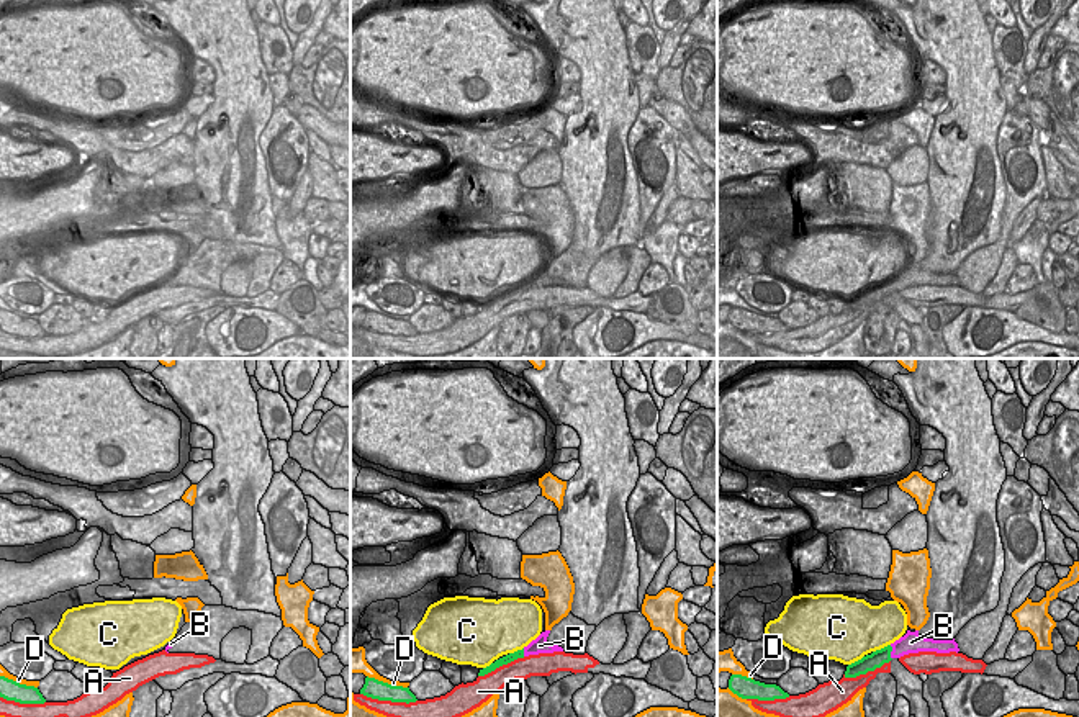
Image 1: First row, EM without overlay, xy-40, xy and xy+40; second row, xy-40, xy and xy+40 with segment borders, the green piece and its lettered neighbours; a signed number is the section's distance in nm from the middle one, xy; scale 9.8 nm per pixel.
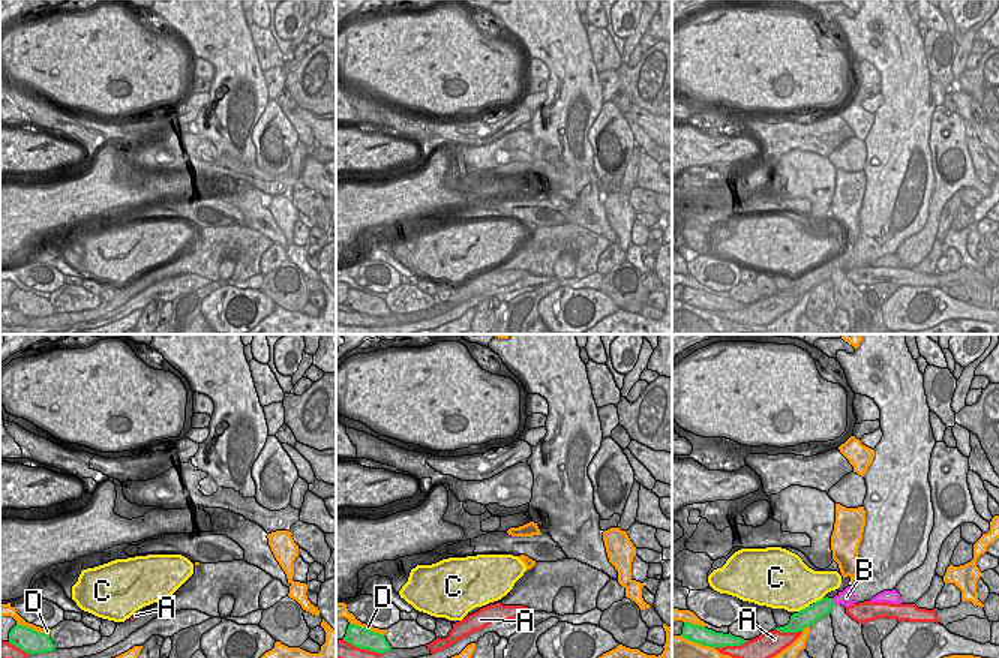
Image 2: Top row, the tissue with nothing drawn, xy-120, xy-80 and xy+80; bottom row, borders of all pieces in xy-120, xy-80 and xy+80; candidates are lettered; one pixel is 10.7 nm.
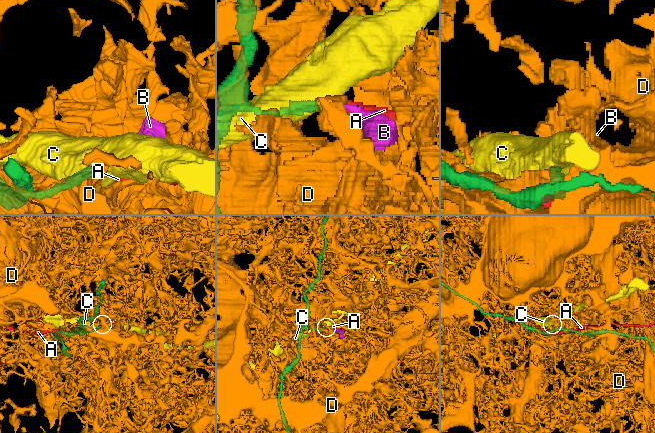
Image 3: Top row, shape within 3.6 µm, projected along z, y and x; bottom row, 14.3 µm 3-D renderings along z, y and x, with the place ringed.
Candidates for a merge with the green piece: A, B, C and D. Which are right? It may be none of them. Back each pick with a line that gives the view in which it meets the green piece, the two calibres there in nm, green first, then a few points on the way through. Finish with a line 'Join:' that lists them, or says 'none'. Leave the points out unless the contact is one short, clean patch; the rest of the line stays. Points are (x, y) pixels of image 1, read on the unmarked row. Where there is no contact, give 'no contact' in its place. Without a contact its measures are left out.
B: xy+40 | 160/200 nm | across xy+40 (880, 290), (891, 284), (911, 275)
Join: B

